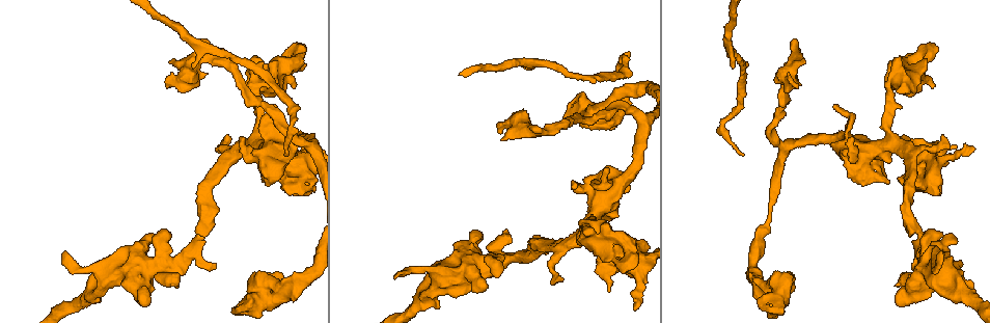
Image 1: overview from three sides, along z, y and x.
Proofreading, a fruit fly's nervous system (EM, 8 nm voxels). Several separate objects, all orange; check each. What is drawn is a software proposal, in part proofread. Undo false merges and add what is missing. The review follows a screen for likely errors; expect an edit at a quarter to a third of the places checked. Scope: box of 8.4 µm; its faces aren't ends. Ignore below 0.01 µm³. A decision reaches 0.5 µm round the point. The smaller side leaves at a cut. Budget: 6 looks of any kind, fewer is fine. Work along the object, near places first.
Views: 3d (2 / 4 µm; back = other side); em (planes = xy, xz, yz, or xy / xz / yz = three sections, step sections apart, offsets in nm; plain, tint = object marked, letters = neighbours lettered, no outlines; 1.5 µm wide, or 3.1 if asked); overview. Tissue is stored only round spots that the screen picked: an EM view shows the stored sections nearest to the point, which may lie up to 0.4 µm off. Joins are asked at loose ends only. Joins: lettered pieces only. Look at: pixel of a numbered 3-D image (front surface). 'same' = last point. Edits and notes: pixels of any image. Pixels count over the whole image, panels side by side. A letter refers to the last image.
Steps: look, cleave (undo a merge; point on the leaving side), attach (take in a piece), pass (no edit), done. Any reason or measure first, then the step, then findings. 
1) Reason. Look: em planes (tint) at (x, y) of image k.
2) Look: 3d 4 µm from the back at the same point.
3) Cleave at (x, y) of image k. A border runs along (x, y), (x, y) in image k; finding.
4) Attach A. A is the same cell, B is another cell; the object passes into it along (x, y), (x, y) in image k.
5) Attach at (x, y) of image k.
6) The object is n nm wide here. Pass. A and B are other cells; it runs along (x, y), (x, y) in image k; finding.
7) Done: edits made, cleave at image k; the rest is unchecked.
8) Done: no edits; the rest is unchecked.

Abrupt turn. Look: 3d 4 µm at (891, 85) of image 1.

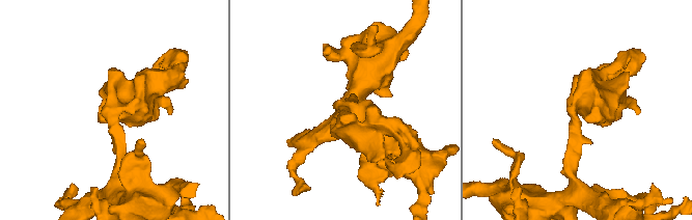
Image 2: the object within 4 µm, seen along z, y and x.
Look: em planes (letters) at (350, 105) of image 2.

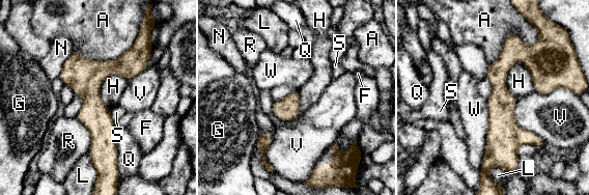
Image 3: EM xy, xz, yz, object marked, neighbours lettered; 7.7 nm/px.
Pass. A, F, G, H, L, N, Q, R, S, V and W are other cells; a border runs along (120, 75), (102, 83), (109, 108) in image 3; one neuron here.

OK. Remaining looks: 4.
Abrupt turn. Look: em xz step 8 (letters) at (721, 131) of image 1.

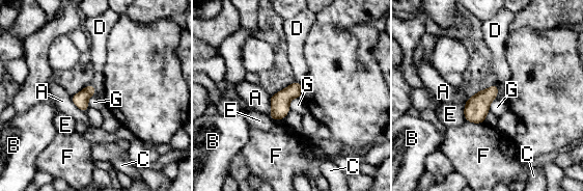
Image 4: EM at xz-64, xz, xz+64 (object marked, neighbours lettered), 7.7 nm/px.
The object is 120 nm wide here. Pass. A, B, C, D, E, F and G are other cells; a border runs along (301, 97), (290, 101), (289, 109) in image 4; all the same neuron.

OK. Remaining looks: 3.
Calibre changes. Look: 3d 4 µm at (237, 305) of image 1.

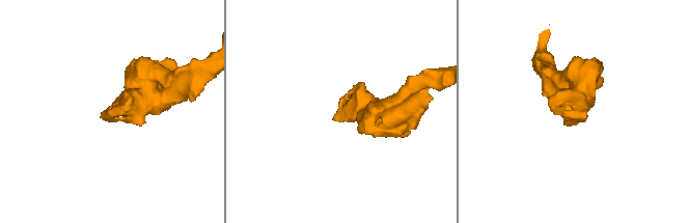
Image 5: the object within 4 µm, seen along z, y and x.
Shape alone is not enough. Look: em planes (plain) at (581, 108) of image 5.

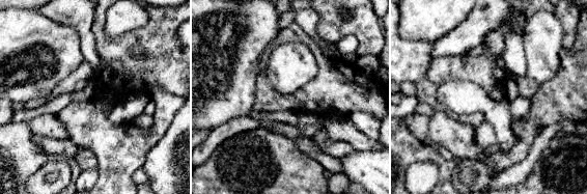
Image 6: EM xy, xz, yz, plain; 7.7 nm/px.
Look: em planes (letters) at the same point.

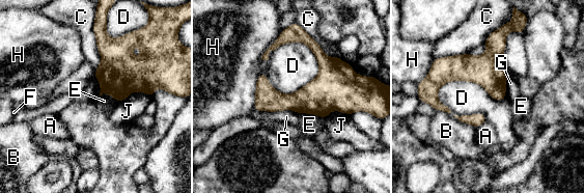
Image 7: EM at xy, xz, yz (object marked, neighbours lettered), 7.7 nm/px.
The longest contact is with D, 440 nm. Pass. A, B, C, D, E, F, G, H and J are other cells; continuous, no second neuron.

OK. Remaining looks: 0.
Done: no edits; the rest is unchecked.

